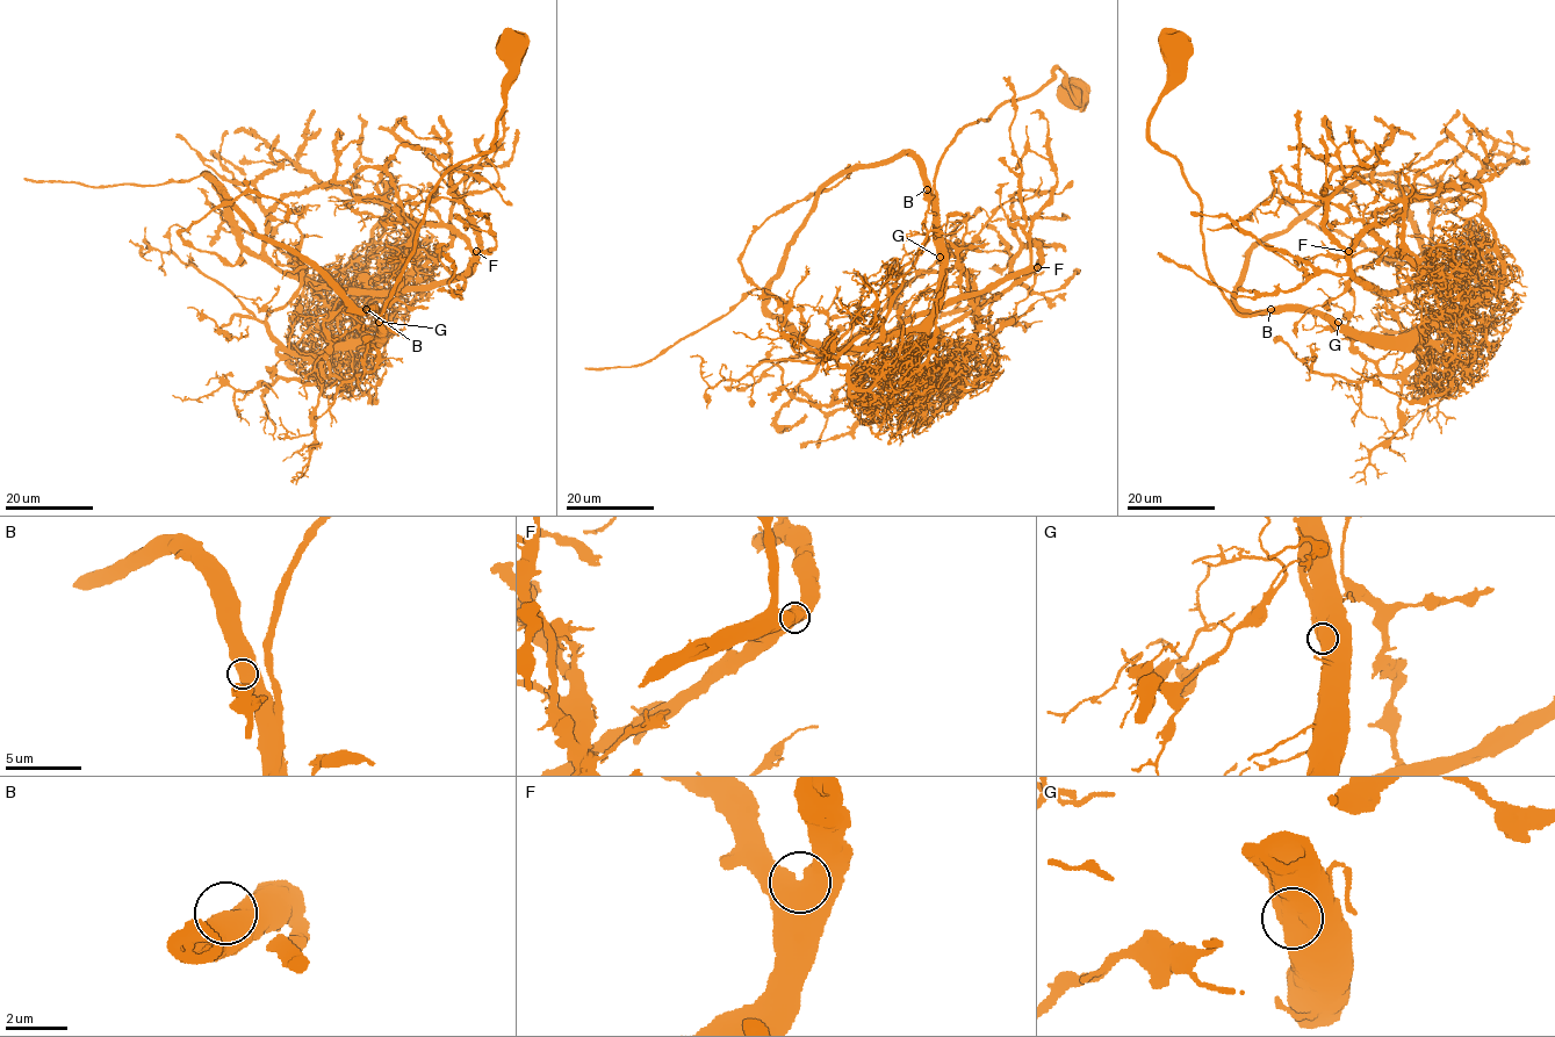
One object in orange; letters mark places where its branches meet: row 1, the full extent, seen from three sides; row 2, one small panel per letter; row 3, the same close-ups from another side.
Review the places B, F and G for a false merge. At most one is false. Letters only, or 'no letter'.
no letter

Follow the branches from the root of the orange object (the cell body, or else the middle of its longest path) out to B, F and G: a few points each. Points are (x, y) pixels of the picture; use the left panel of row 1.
B: (510, 50), (505, 105), (494, 146), (455, 164), (440, 180), (384, 310), (376, 315), (366, 309)
F: (510, 50), (494, 146), (429, 196), (379, 315), (204, 173), (236, 237), (309, 281), (417, 289), (476, 251)
G: (510, 50), (505, 105), (494, 146), (455, 164), (429, 196), (415, 252), (384, 310), (373, 312), (379, 322)

